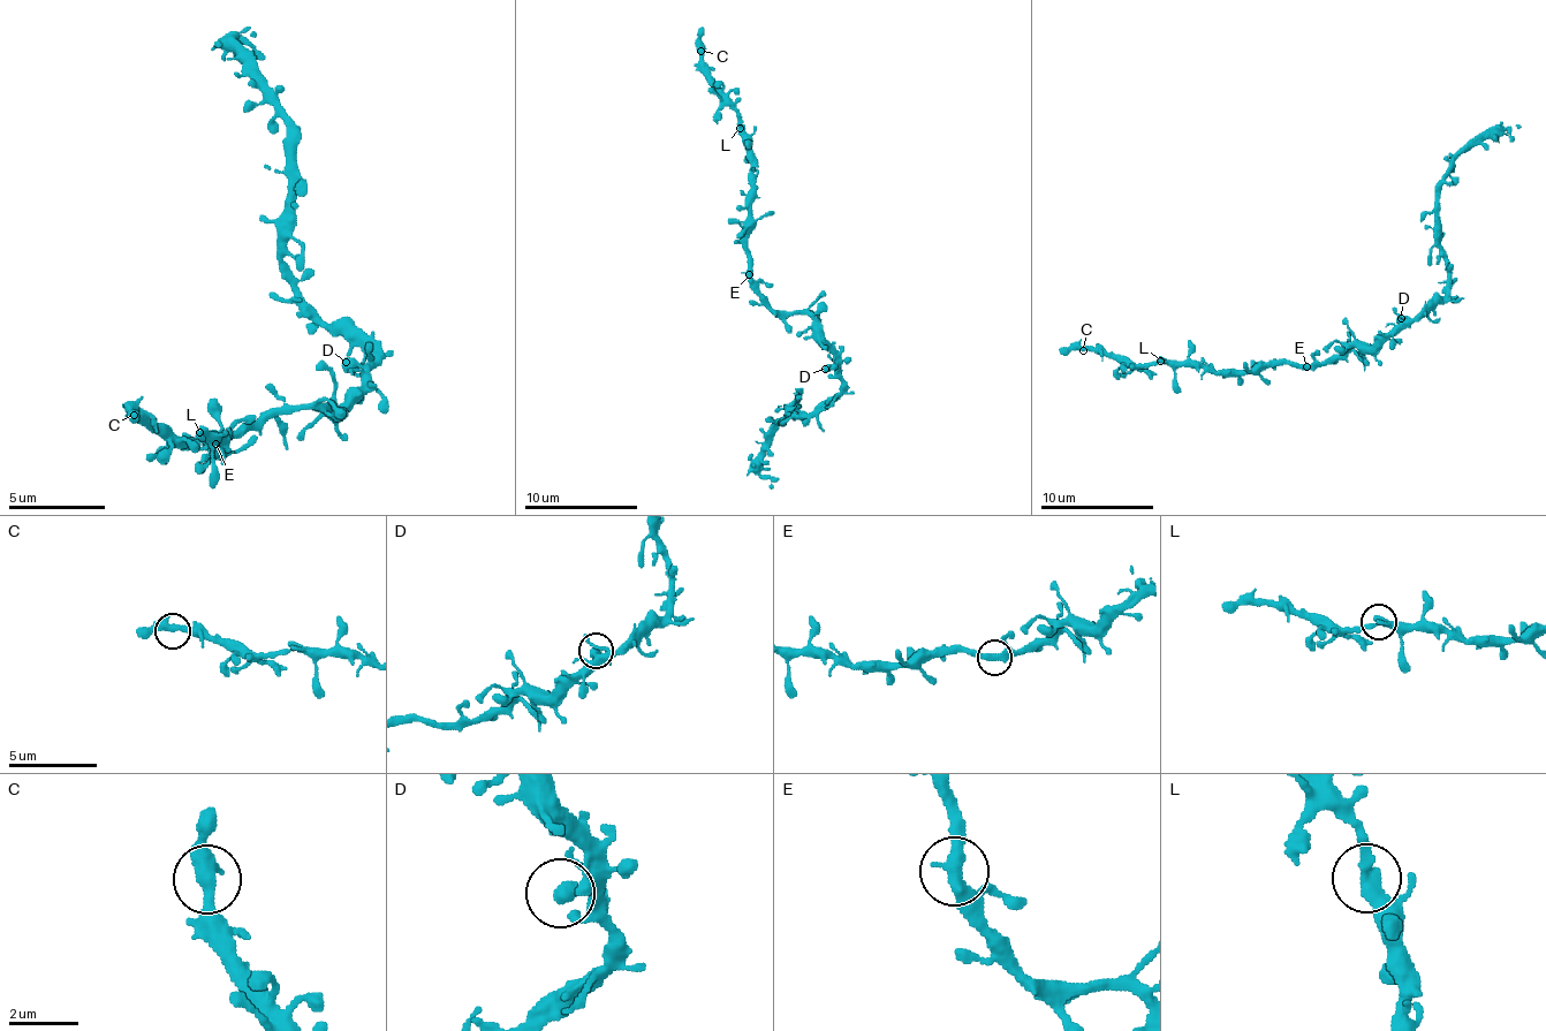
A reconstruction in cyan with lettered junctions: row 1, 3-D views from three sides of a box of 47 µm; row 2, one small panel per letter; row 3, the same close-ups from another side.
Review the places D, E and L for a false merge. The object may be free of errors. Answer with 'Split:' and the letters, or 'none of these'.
Split: none of these

